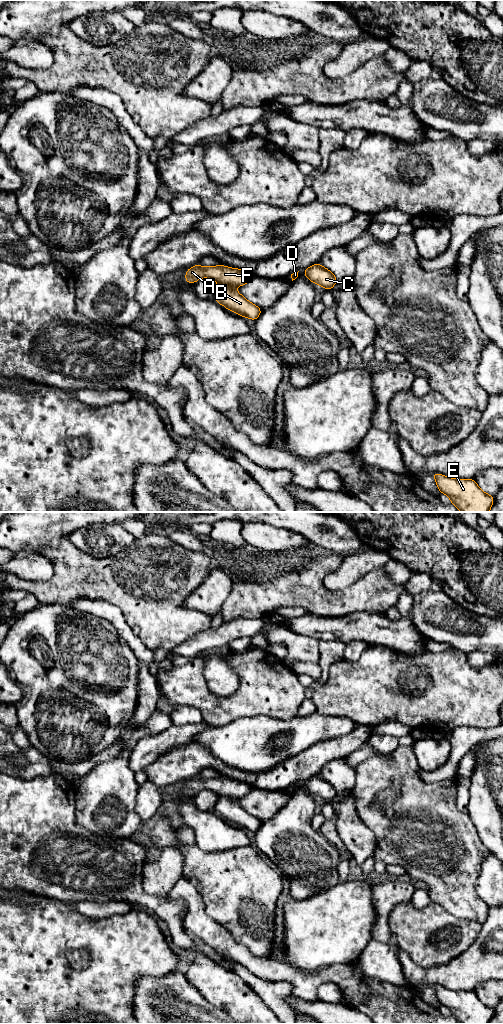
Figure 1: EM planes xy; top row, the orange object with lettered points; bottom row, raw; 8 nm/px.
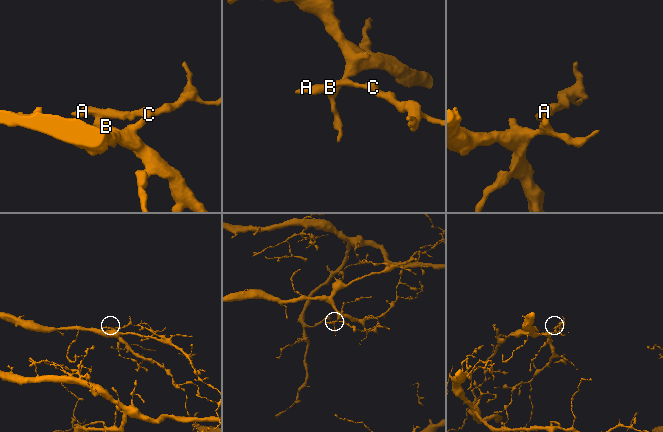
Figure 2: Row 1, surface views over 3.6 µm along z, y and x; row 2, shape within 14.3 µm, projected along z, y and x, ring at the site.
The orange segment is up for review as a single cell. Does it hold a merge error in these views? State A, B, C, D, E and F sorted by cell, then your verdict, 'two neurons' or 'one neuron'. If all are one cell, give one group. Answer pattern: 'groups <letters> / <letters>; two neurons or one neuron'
groups A C D F / B E; two neurons

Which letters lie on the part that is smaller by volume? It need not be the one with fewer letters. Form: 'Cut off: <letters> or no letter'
Cut off: A, C, D, F

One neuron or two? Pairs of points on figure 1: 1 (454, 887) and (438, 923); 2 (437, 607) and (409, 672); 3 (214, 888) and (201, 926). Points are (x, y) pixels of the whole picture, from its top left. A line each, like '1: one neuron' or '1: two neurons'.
1: two neurons
2: two neurons
3: two neurons

